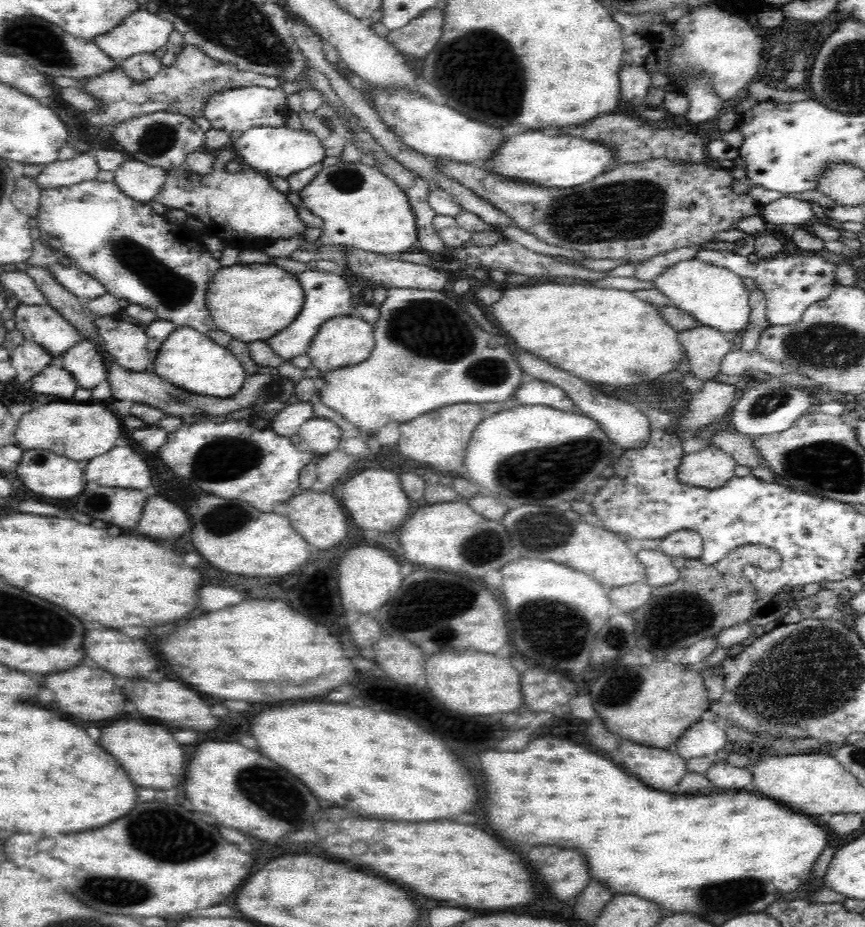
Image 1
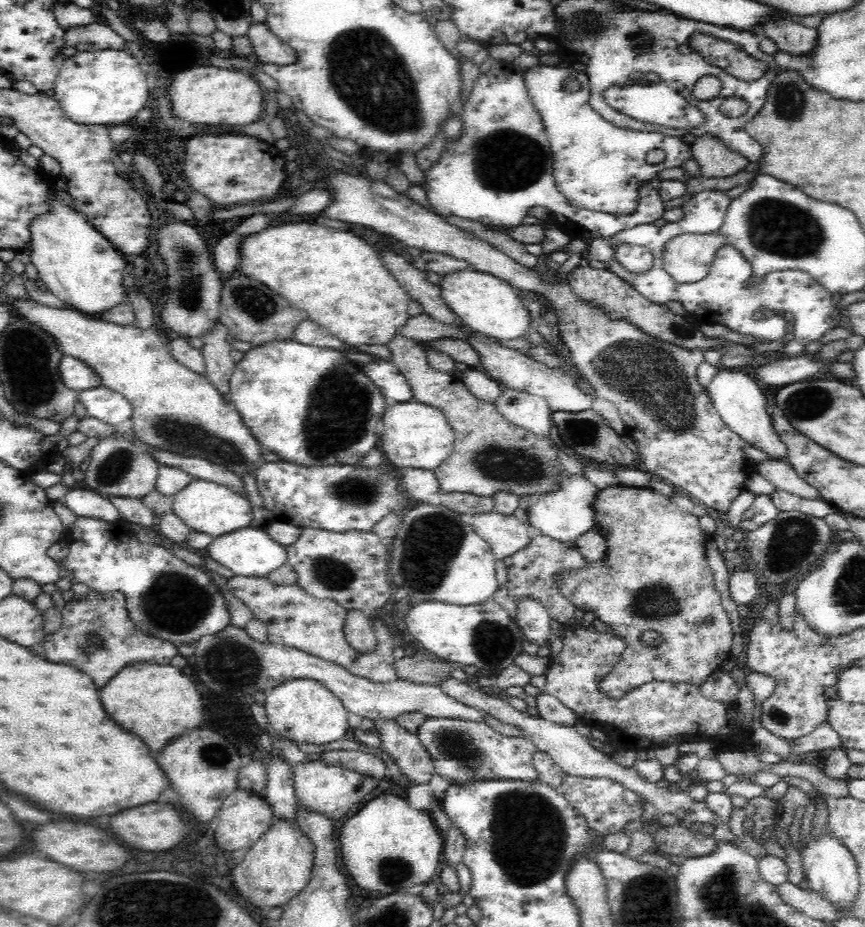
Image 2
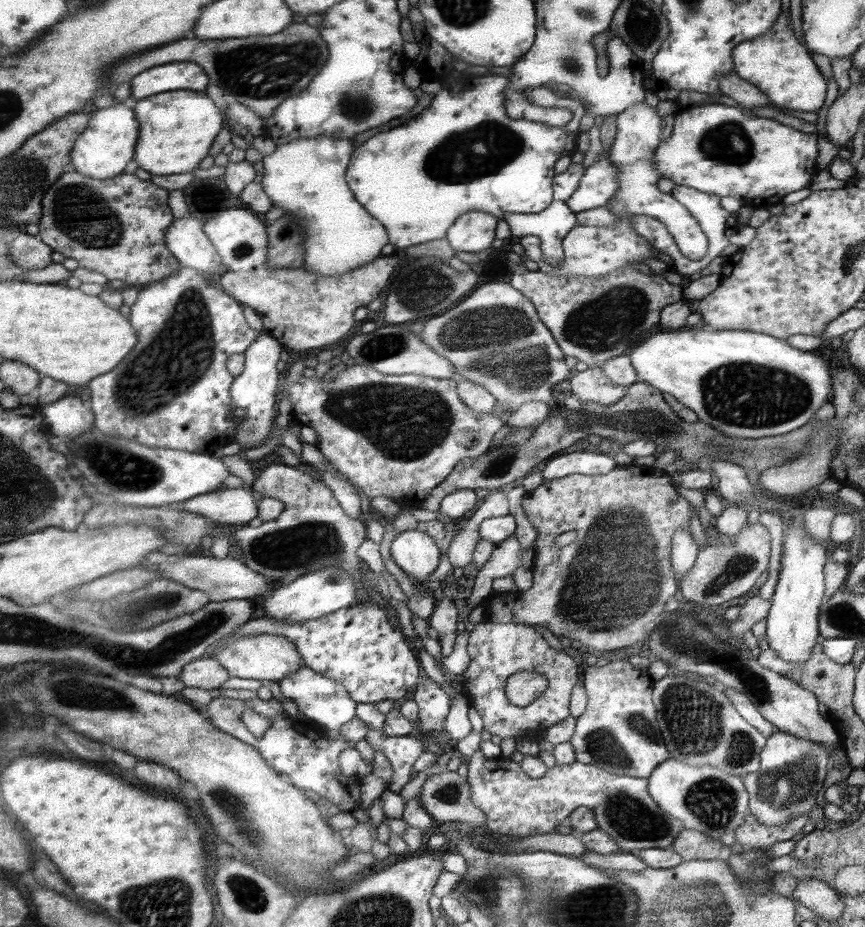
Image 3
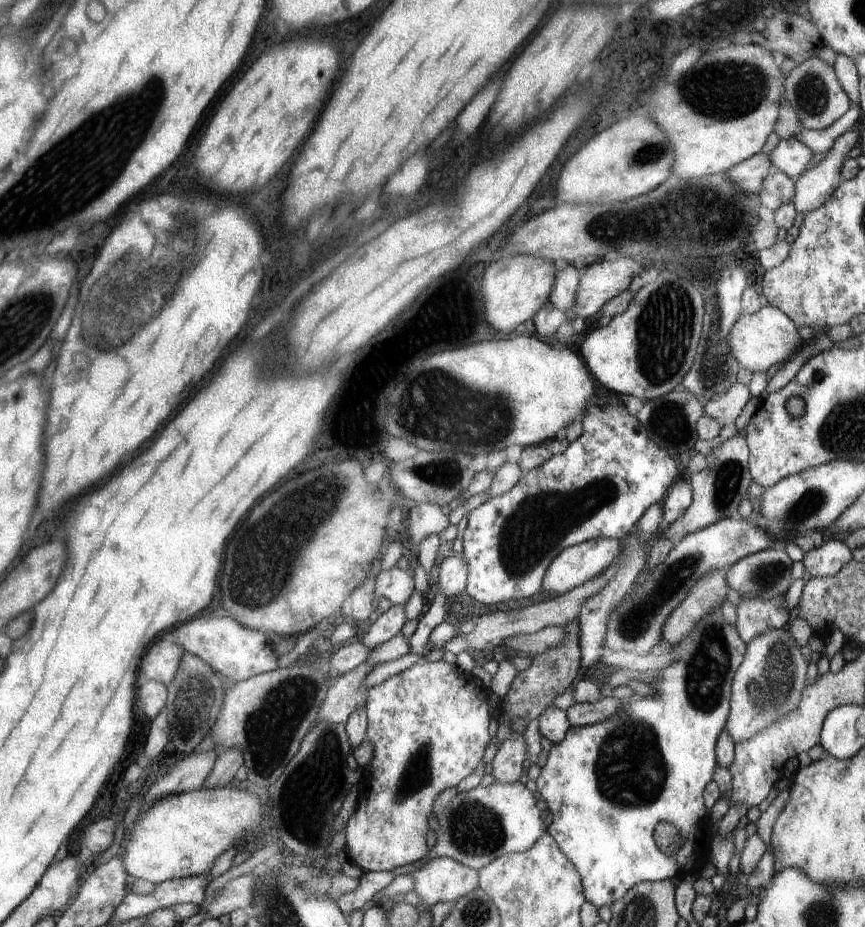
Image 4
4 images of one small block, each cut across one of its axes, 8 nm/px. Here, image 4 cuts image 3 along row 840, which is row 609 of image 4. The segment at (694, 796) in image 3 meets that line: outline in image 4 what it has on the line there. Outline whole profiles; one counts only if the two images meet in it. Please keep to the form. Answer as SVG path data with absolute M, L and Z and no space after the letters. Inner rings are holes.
M716 609L704 618L701 618L685 636L679 645L674 646L680 660L670 664L670 666L659 670L658 676L653 683L647 683L654 687L656 690L655 698L643 698L634 694L627 698L629 702L625 706L625 710L621 713L615 714L606 722L598 723L587 727L570 727L569 732L566 733L565 740L559 743L554 743L549 752L549 756L537 779L537 785L542 798L547 802L547 808L550 810L553 821L550 828L547 830L565 851L566 856L573 862L573 865L581 873L581 881L585 883L586 900L590 901L594 906L610 906L624 894L628 893L634 885L642 881L661 881L664 879L681 877L688 873L700 874L698 860L702 862L700 856L706 854L706 850L700 850L702 844L698 842L706 842L712 840L708 834L708 828L704 828L704 820L708 818L708 810L704 806L704 786L712 780L714 771L716 770L716 738L721 736L726 721L729 718L732 700L732 686L736 680L737 670L741 668L742 662L745 661L745 654L748 649L747 644L742 640L738 630L735 630L725 621L721 609ZM658 822L670 822L681 834L683 841L682 847L674 854L674 856L666 856L662 853L656 842L654 841L654 828Z

